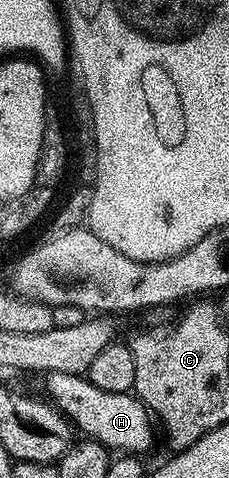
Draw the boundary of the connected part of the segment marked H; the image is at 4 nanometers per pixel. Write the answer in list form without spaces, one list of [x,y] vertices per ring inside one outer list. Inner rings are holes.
[[[50,373],[44,375],[42,381],[52,406],[63,413],[79,434],[81,431],[81,436],[102,444],[112,453],[143,456],[144,451],[151,449],[157,435],[154,419],[135,394],[126,391],[106,393],[106,389],[98,389],[98,385],[91,383],[84,375],[70,373]]]

